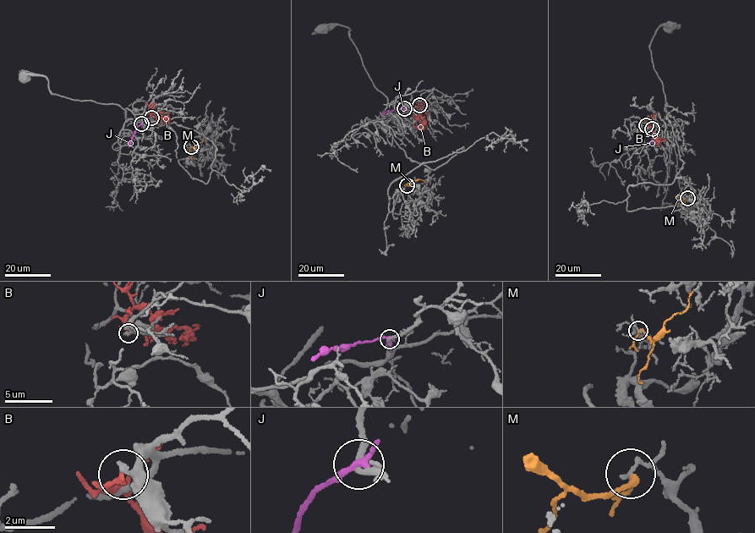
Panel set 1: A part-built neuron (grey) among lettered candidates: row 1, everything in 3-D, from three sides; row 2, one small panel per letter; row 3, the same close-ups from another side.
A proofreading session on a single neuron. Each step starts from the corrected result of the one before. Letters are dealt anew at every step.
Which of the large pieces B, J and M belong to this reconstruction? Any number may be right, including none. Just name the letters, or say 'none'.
none

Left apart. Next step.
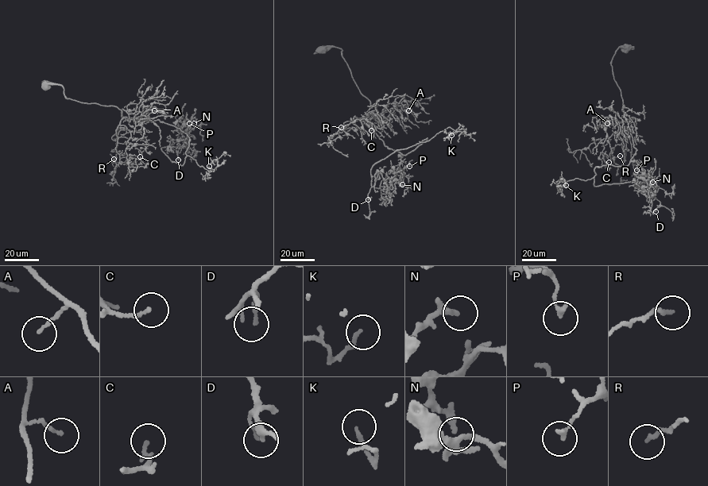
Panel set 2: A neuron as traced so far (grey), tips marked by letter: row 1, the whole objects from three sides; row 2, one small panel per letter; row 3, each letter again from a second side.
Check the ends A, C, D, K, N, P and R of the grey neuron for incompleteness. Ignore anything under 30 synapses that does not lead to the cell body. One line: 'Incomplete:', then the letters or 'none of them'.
Incomplete: none of them

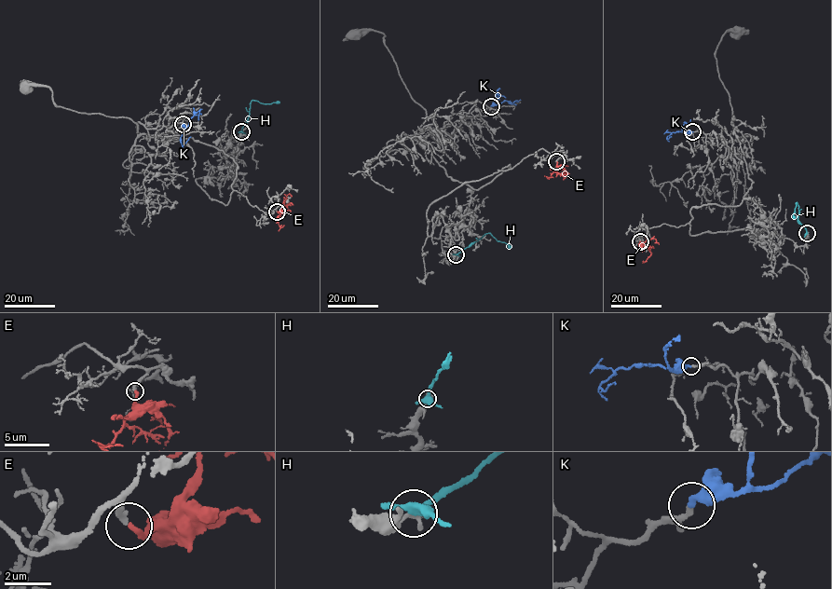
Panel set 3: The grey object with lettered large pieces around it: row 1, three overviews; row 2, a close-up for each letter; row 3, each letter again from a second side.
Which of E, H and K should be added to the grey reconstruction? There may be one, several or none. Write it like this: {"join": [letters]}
{"join": ["E", "K"]}

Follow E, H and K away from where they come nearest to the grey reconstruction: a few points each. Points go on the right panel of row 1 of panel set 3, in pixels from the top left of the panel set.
E: (640, 241), (650, 253), (643, 261)
H: (807, 233), (797, 219), (797, 202), (794, 218)
K: (692, 132), (686, 130), (686, 123), (681, 130)

